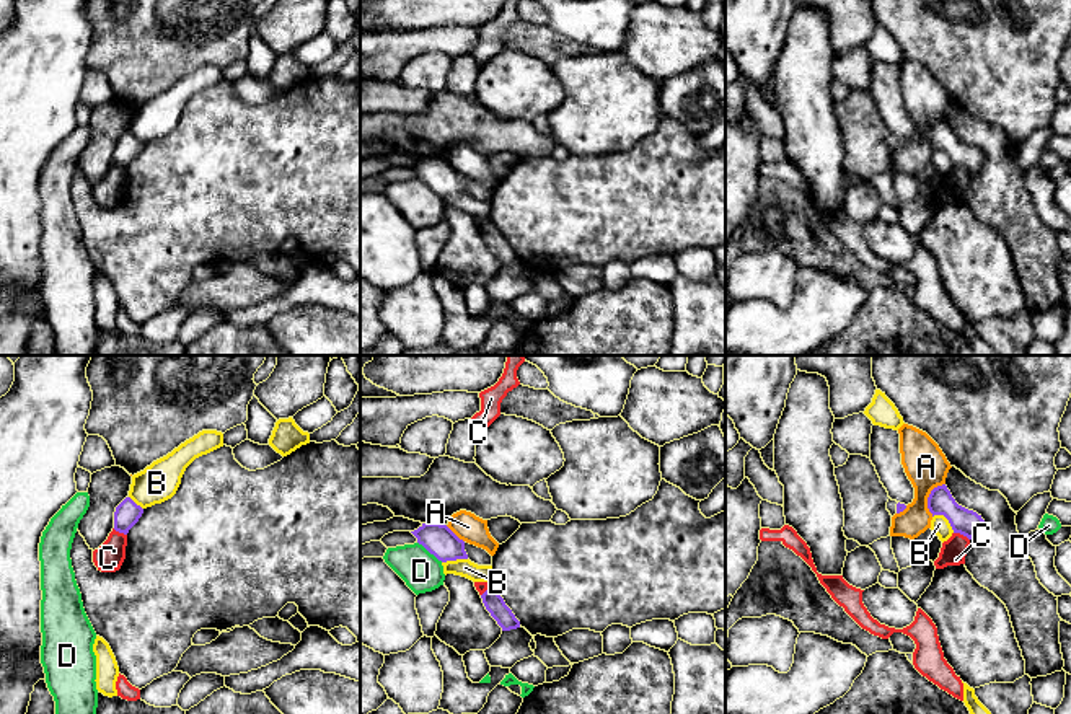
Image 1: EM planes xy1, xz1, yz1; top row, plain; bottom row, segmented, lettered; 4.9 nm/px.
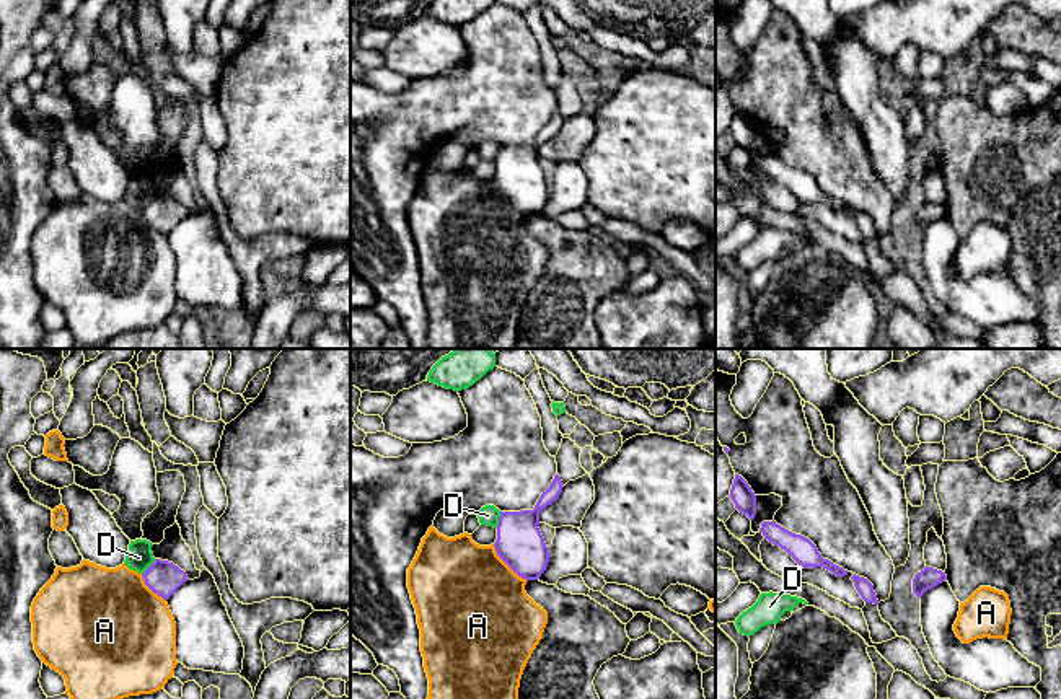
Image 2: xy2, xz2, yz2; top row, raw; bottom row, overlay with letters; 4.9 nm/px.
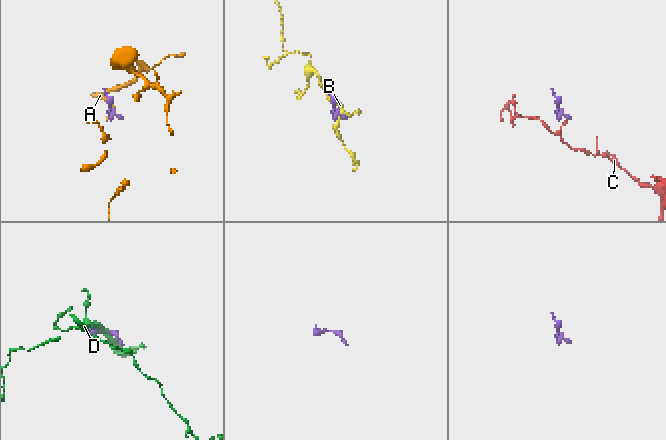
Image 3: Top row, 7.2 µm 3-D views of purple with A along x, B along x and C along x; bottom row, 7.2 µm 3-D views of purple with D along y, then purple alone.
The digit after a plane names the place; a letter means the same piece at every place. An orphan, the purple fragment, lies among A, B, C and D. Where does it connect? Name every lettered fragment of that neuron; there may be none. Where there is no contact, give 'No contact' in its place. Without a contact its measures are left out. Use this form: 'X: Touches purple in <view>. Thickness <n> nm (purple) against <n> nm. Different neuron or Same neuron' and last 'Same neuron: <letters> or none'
A: Touches purple in xz2. Thickness 240 nm (purple) against 500 nm. Different neuron
B: Touches purple in yz1. Thickness 130 nm (purple) against 90 nm. Different neuron
C: Touches purple in yz1. Thickness 130 nm (purple) against 130 nm. Different neuron
D: Touches purple in xz1. Thickness 160 nm (purple) against 200 nm. Same neuron
Same neuron: D

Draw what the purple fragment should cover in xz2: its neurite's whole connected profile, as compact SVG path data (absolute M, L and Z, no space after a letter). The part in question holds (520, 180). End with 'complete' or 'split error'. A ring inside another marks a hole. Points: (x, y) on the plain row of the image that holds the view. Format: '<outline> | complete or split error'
M556 109L533 145L500 147L494 178L495 187L525 215L538 215L548 202L549 182L538 163L539 148L557 135L562 122L561 111Z | complete

